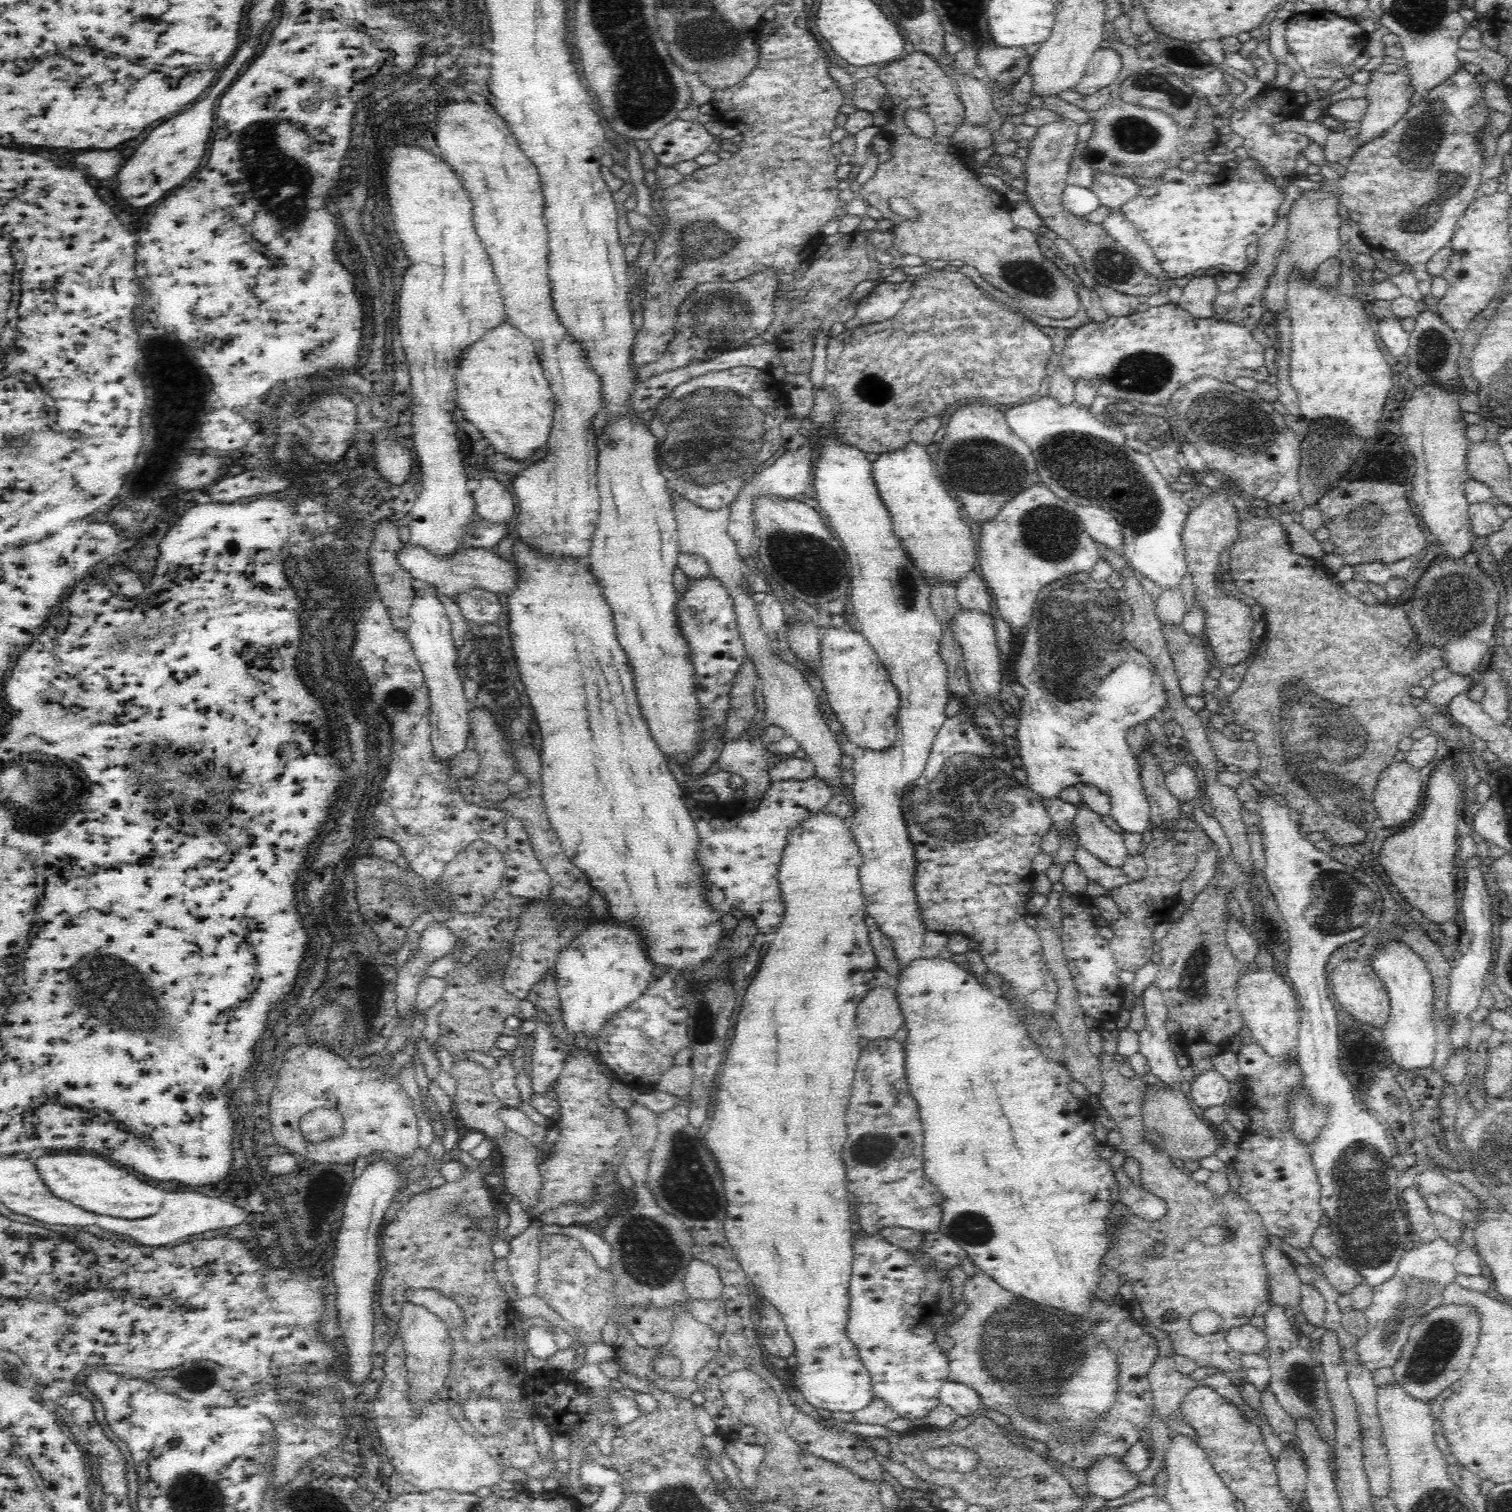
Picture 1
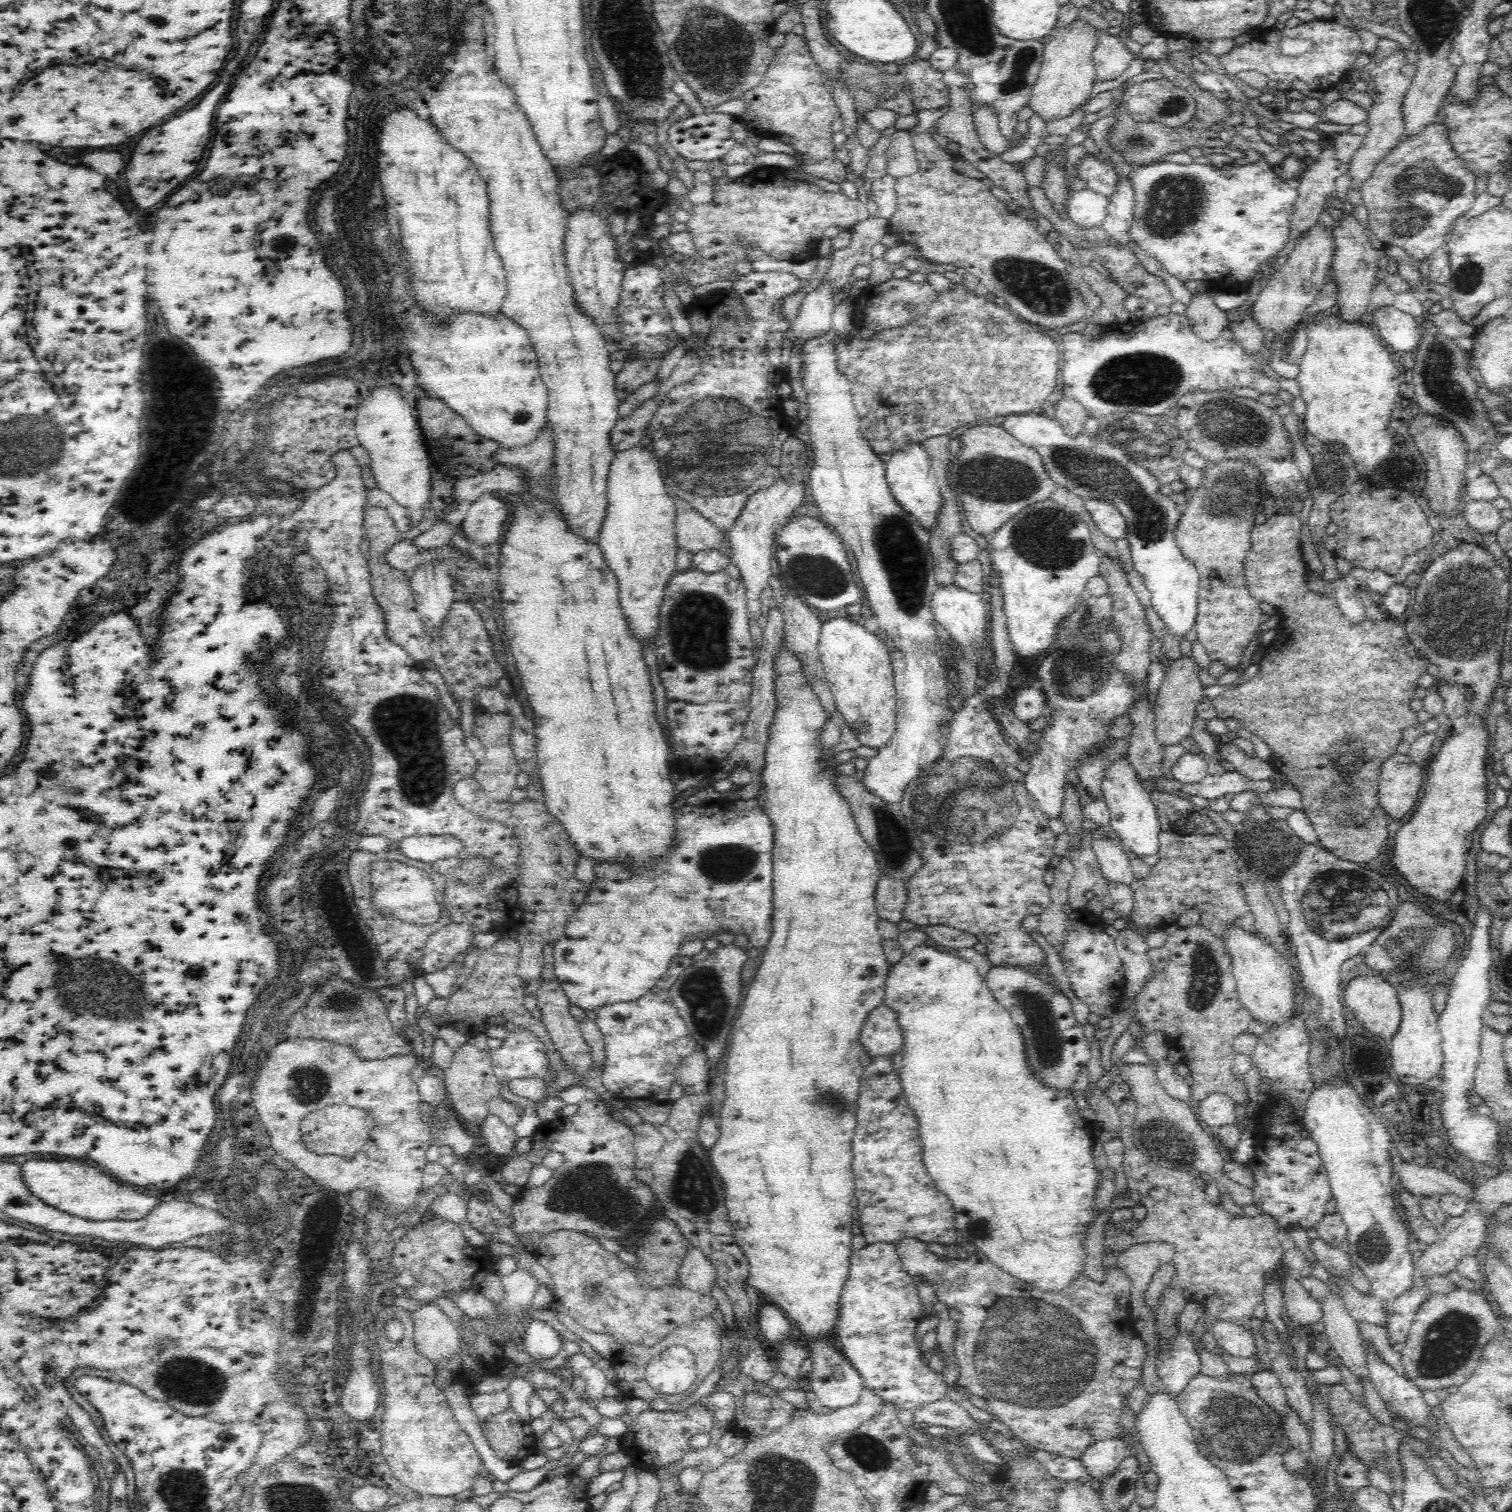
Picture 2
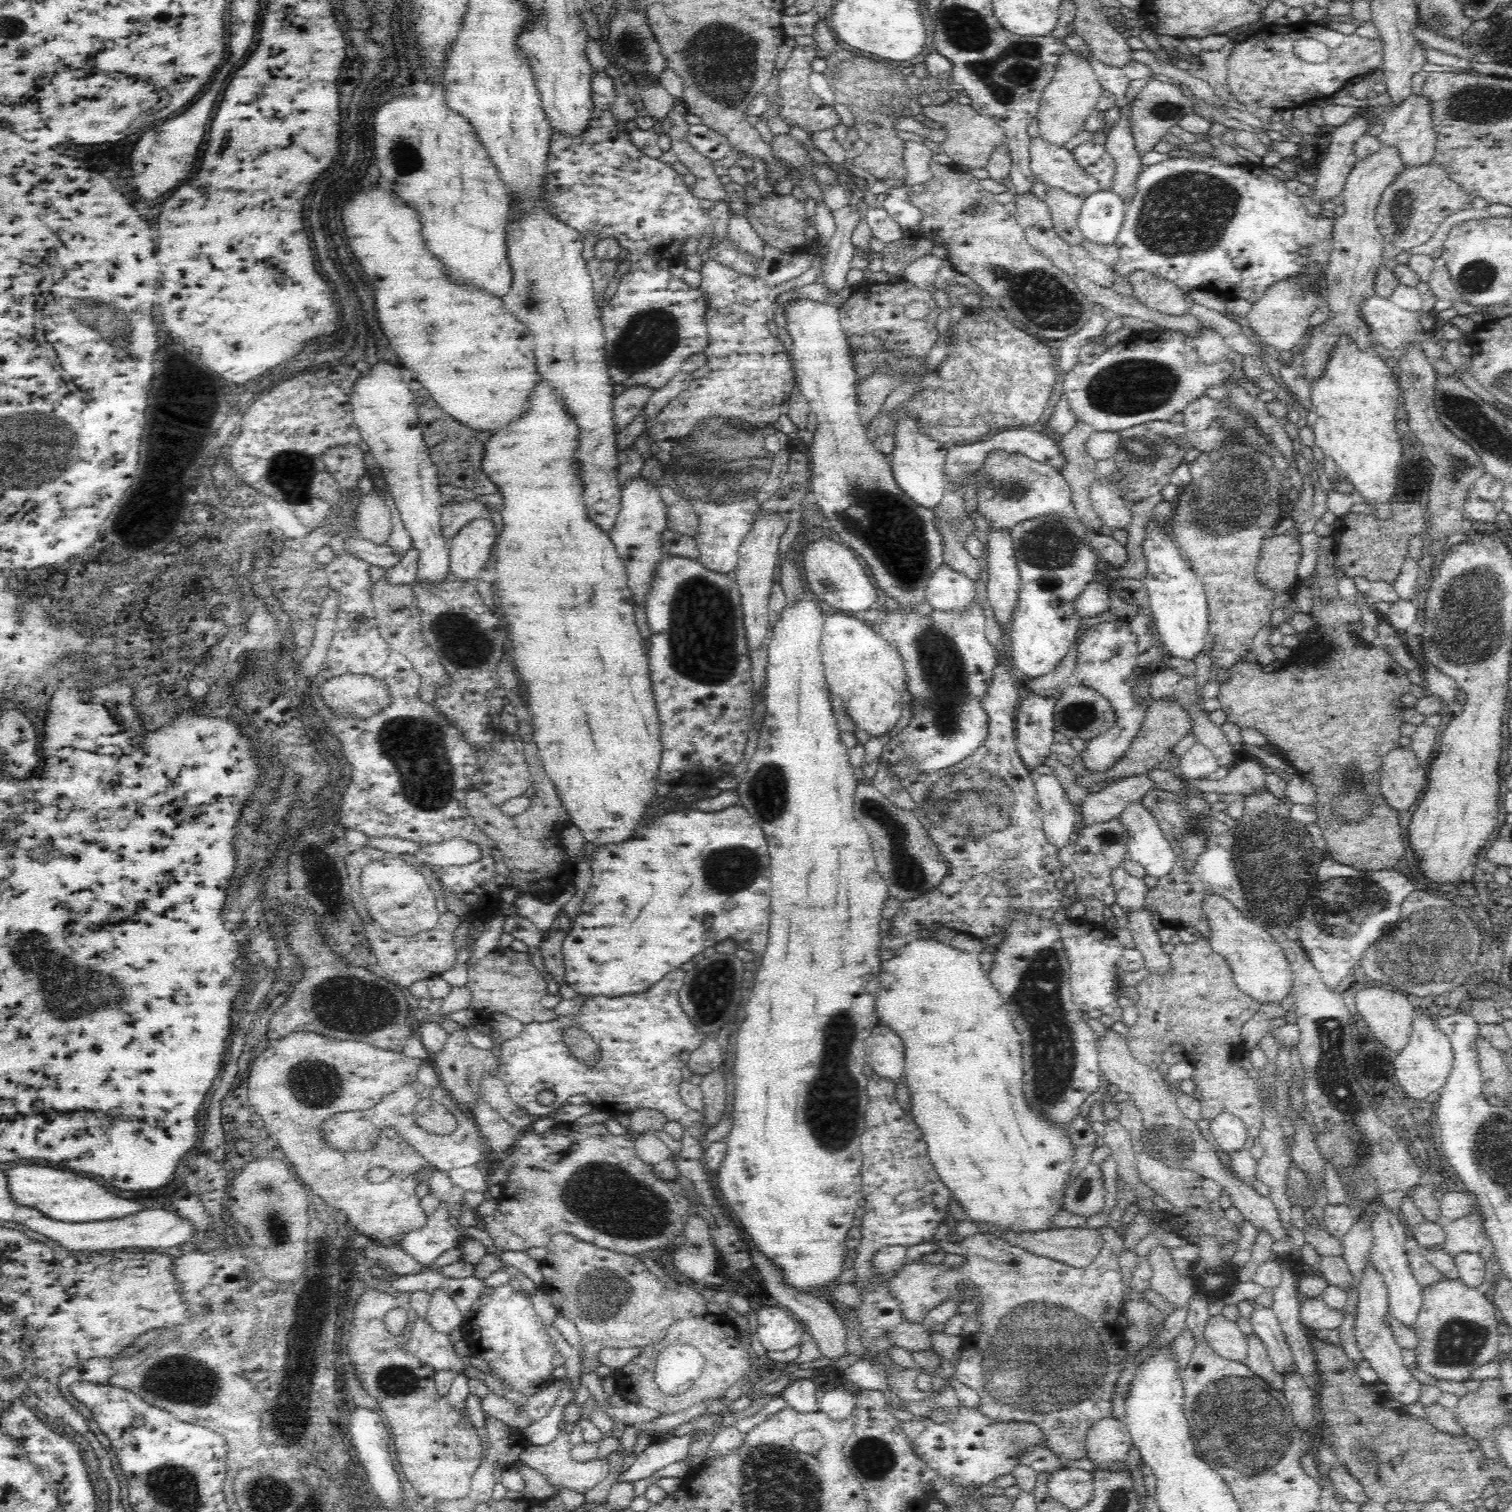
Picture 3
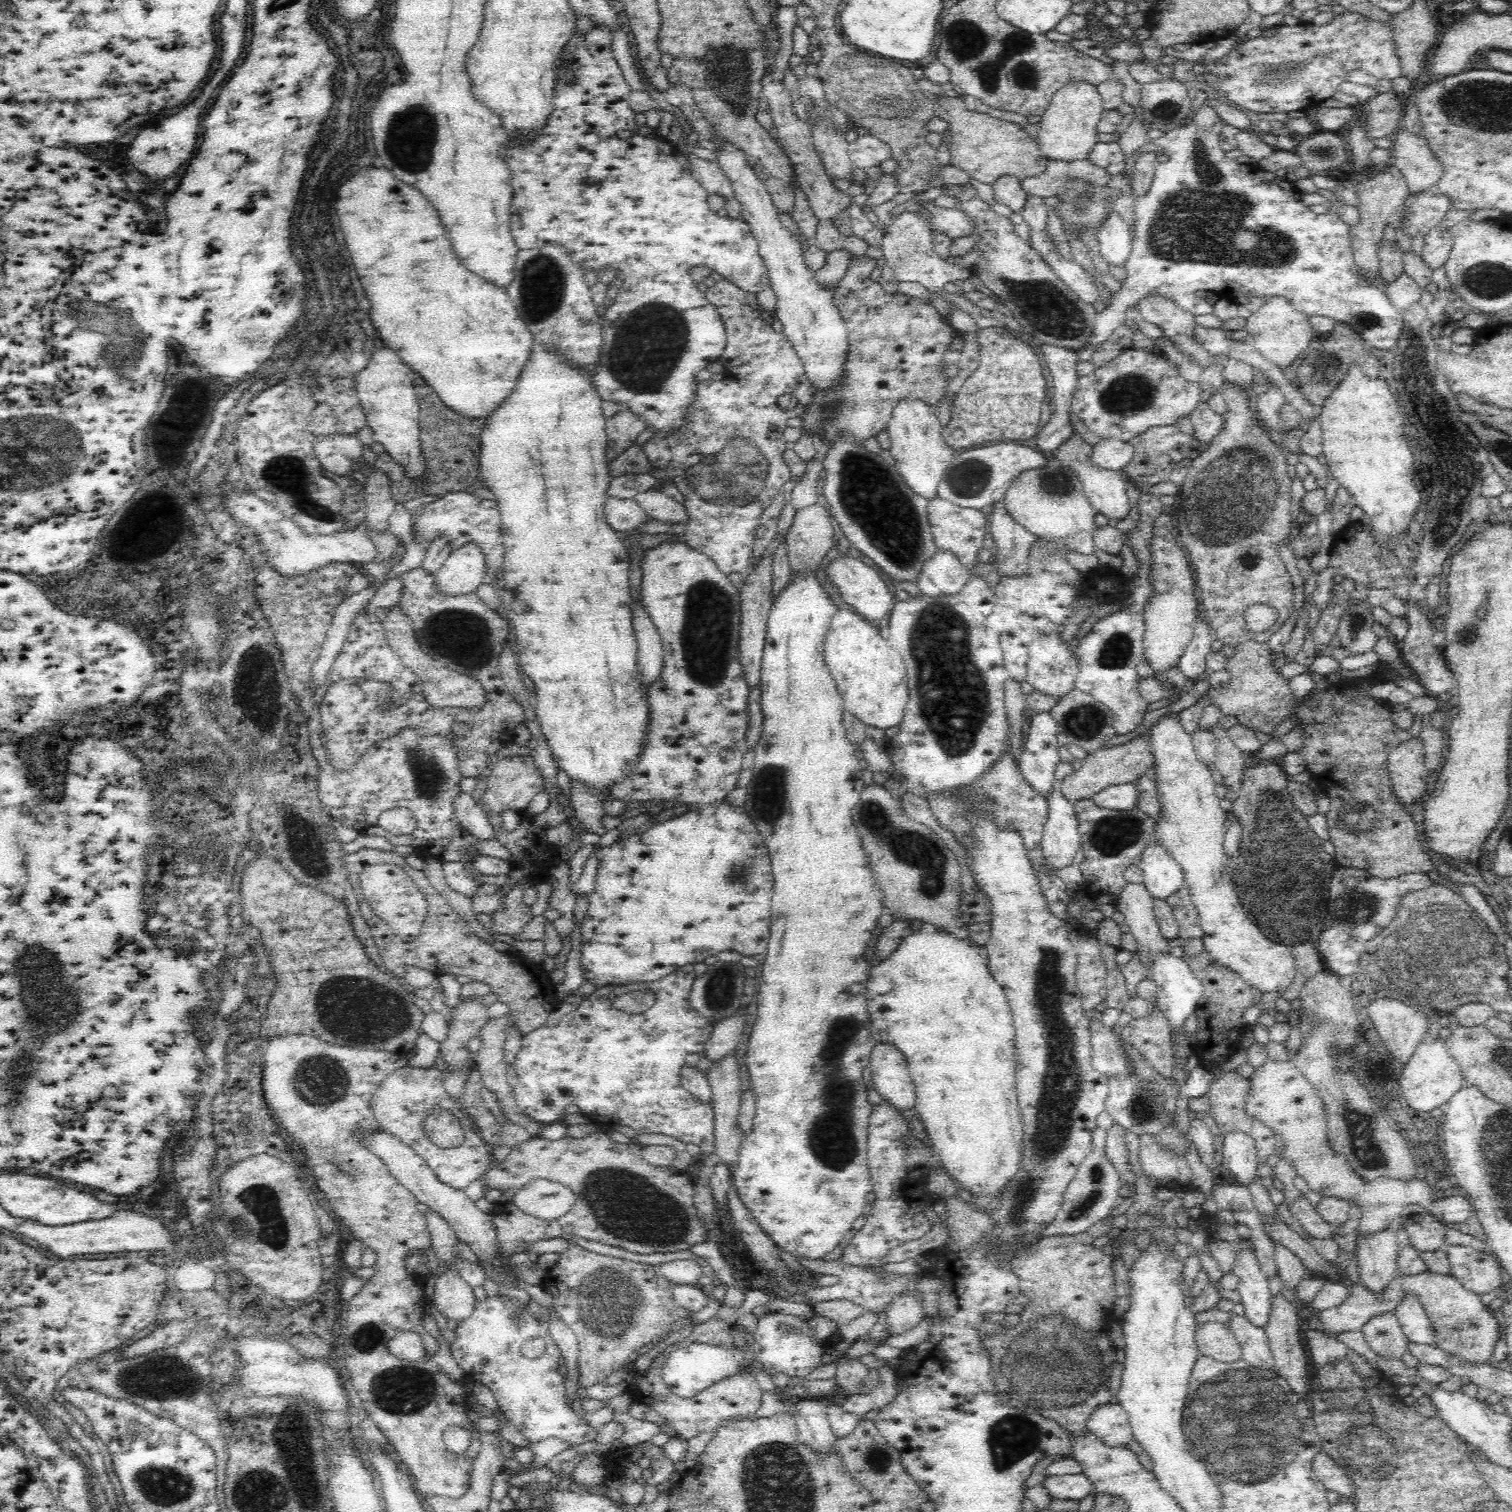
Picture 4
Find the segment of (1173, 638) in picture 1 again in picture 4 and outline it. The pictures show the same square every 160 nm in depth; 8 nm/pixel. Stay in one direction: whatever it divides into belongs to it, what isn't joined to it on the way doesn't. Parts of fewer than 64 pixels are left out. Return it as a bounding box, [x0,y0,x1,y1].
[1058,733,1154,803]

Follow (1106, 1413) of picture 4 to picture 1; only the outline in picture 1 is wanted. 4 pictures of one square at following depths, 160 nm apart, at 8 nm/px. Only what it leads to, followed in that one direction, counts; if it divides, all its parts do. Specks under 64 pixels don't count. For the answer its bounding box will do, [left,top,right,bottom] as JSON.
[1084,1456,1139,1501]

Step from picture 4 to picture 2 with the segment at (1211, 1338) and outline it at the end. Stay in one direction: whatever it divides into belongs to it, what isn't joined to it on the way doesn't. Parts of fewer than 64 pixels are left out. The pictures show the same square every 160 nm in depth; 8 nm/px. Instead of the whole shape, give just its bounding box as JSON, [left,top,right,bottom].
[1210,1320,1257,1358]

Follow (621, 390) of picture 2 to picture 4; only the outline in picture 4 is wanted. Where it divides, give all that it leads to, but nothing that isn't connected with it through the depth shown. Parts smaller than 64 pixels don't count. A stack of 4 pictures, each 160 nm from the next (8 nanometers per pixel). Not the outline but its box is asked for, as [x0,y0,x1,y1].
[606,409,645,463]

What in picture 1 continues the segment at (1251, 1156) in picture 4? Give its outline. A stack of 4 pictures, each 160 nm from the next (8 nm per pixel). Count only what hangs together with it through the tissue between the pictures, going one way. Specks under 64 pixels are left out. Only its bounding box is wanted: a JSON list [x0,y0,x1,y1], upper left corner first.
[1189,1072,1230,1112]

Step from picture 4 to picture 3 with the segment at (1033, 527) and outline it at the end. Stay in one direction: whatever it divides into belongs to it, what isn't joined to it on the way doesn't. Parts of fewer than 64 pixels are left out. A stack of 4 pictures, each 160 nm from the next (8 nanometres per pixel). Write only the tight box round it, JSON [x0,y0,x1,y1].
[970,452,1082,529]

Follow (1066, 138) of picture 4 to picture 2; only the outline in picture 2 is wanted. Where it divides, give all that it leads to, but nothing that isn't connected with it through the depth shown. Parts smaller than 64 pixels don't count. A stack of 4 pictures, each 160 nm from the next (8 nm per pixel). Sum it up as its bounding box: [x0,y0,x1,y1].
[1029,19,1097,125]

